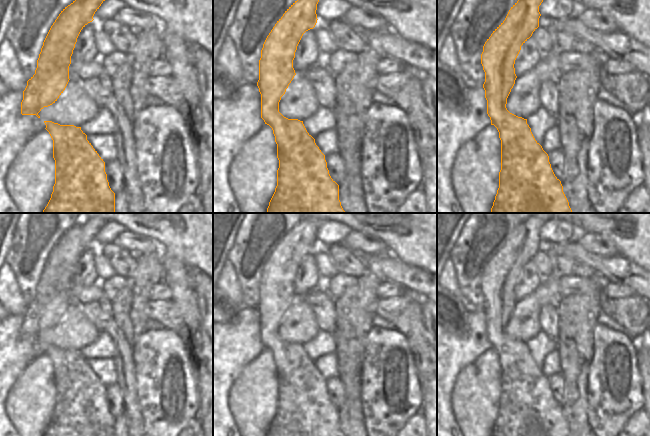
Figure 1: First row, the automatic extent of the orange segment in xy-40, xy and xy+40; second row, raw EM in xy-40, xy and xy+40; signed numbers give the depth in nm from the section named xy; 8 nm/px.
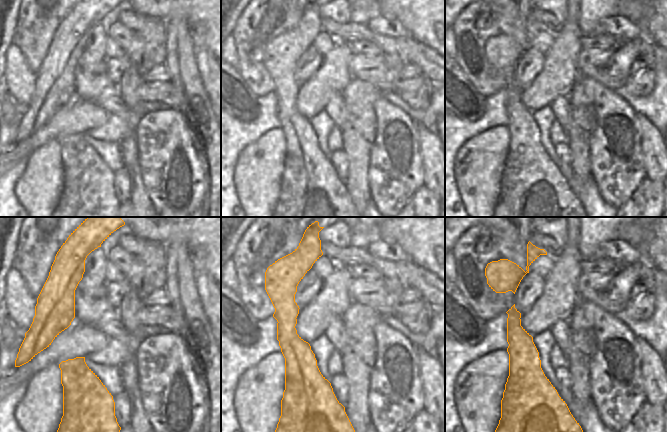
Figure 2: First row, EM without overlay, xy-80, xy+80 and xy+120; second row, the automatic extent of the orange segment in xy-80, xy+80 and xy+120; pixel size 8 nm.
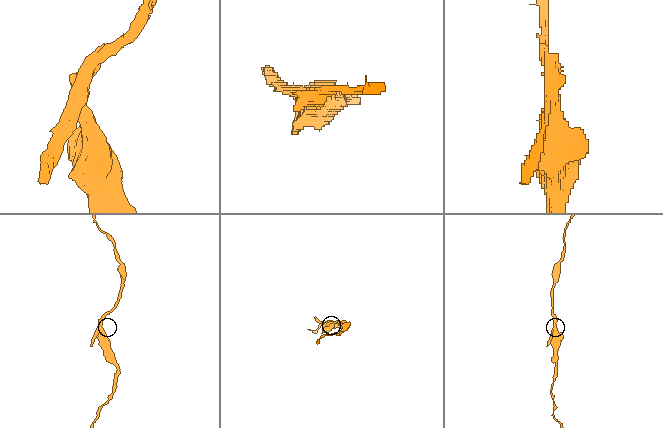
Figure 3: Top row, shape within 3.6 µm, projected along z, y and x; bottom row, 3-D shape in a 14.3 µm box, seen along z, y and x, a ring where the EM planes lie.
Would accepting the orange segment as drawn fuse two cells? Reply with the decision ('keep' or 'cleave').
cleave

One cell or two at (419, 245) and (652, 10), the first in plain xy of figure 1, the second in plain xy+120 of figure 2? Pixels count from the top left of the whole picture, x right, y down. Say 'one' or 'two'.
one

